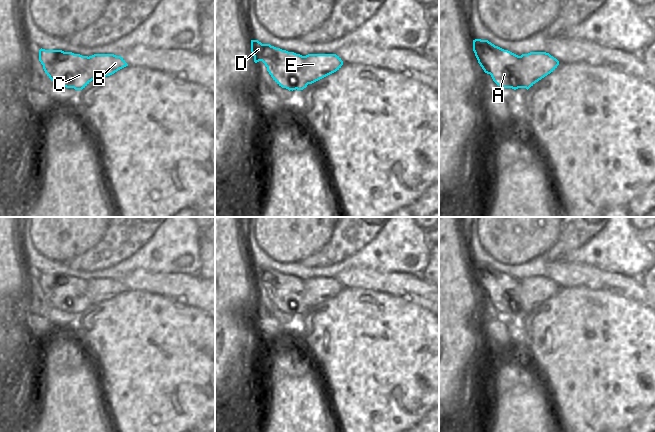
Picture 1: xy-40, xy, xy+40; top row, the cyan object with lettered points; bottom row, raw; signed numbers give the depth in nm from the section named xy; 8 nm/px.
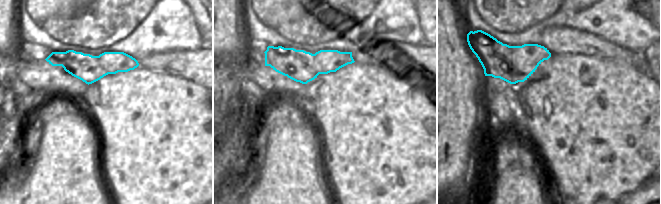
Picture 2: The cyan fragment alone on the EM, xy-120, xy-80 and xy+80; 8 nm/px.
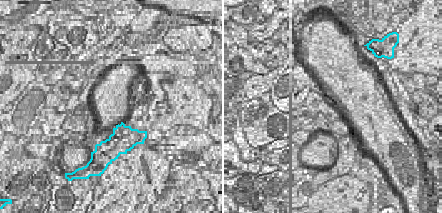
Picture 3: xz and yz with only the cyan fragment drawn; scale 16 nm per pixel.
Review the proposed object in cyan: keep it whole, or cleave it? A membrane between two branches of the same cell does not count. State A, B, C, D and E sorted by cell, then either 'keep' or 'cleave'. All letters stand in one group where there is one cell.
groups A B D E / C; cleave

